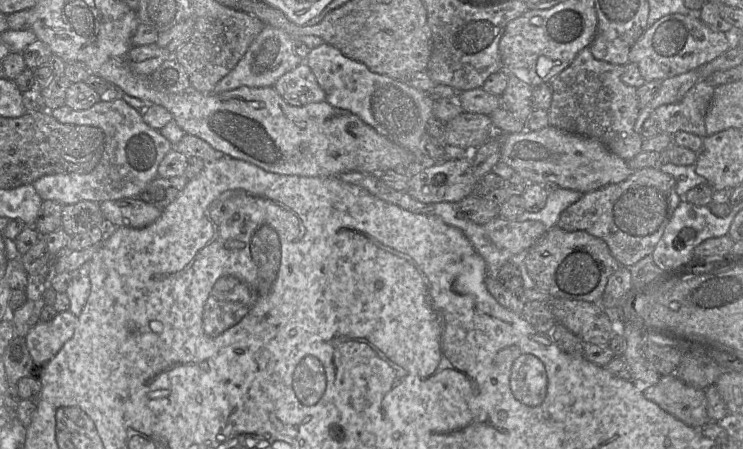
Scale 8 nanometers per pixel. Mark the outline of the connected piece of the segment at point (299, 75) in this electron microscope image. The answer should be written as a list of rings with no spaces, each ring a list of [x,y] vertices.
[[[307,62],[288,73],[280,84],[284,98],[294,105],[327,101],[327,93]]]

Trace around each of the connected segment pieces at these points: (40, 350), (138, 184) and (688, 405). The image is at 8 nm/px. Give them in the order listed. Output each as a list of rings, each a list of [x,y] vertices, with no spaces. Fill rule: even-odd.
[[[70,311],[60,312],[50,322],[38,322],[25,337],[27,347],[36,367],[51,361],[73,337],[78,317]]]
[[[123,97],[96,103],[86,110],[73,110],[67,105],[51,111],[56,120],[63,124],[89,125],[102,129],[106,134],[107,149],[105,151],[105,162],[102,162],[94,171],[88,174],[55,174],[46,175],[37,179],[33,186],[43,201],[54,200],[62,205],[76,204],[83,200],[103,202],[107,200],[118,200],[124,198],[139,198],[148,184],[158,176],[158,168],[166,156],[173,149],[173,145],[160,133],[150,127],[143,119],[142,114],[128,104]]]
[[[675,374],[661,375],[657,384],[642,387],[642,392],[646,399],[688,426],[701,429],[710,422],[705,390],[686,384]]]

